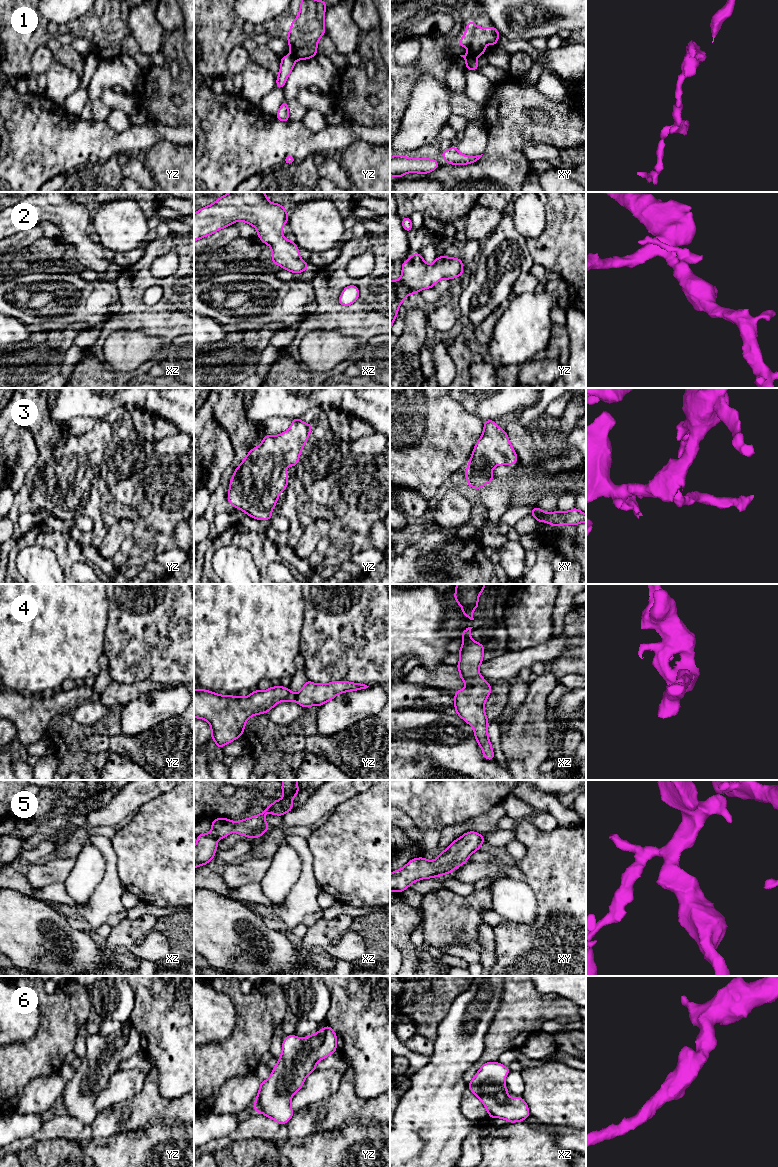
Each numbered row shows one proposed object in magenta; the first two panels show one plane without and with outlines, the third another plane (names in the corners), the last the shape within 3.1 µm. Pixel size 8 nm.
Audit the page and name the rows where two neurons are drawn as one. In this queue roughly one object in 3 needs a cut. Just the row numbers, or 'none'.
1

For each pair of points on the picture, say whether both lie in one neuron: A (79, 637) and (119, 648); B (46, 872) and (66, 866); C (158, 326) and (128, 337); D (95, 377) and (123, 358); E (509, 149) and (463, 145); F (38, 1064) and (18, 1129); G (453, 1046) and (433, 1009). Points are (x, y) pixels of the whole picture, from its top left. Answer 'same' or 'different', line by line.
A: different
B: same
C: different
D: different
E: different
F: different
G: different

